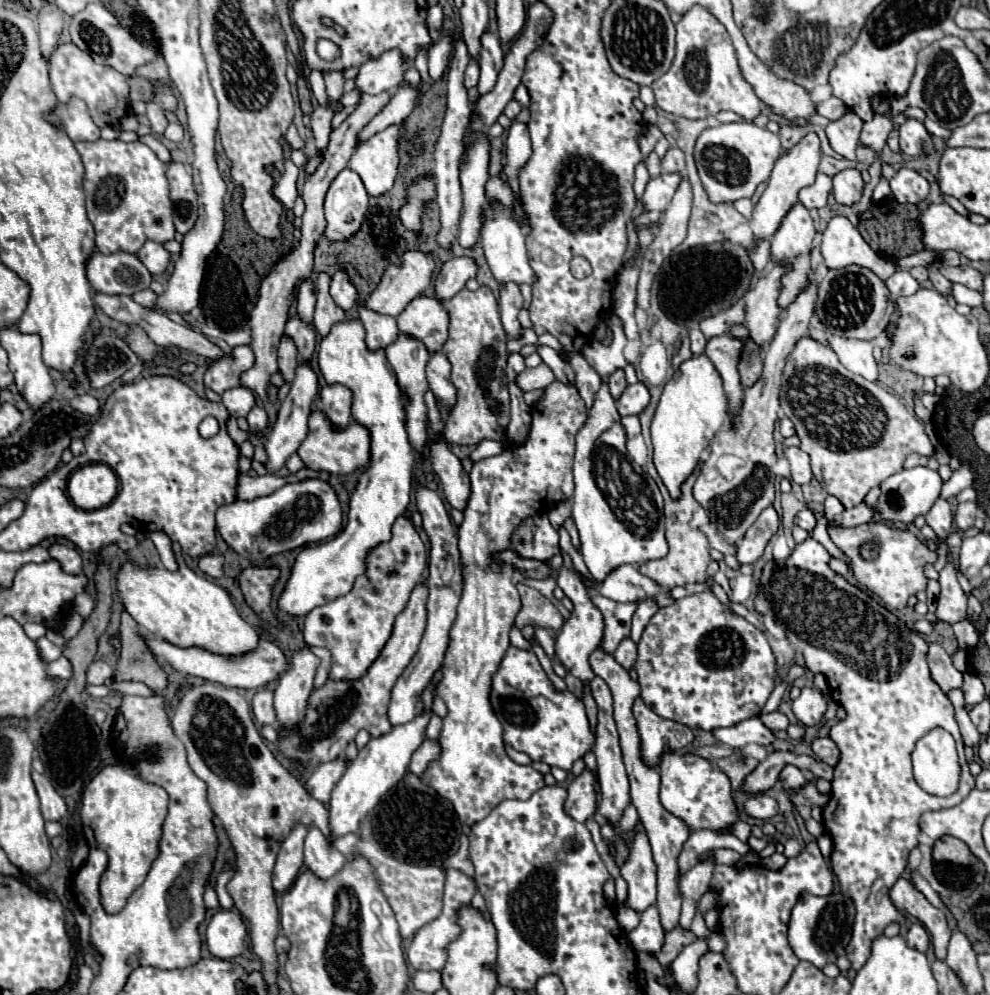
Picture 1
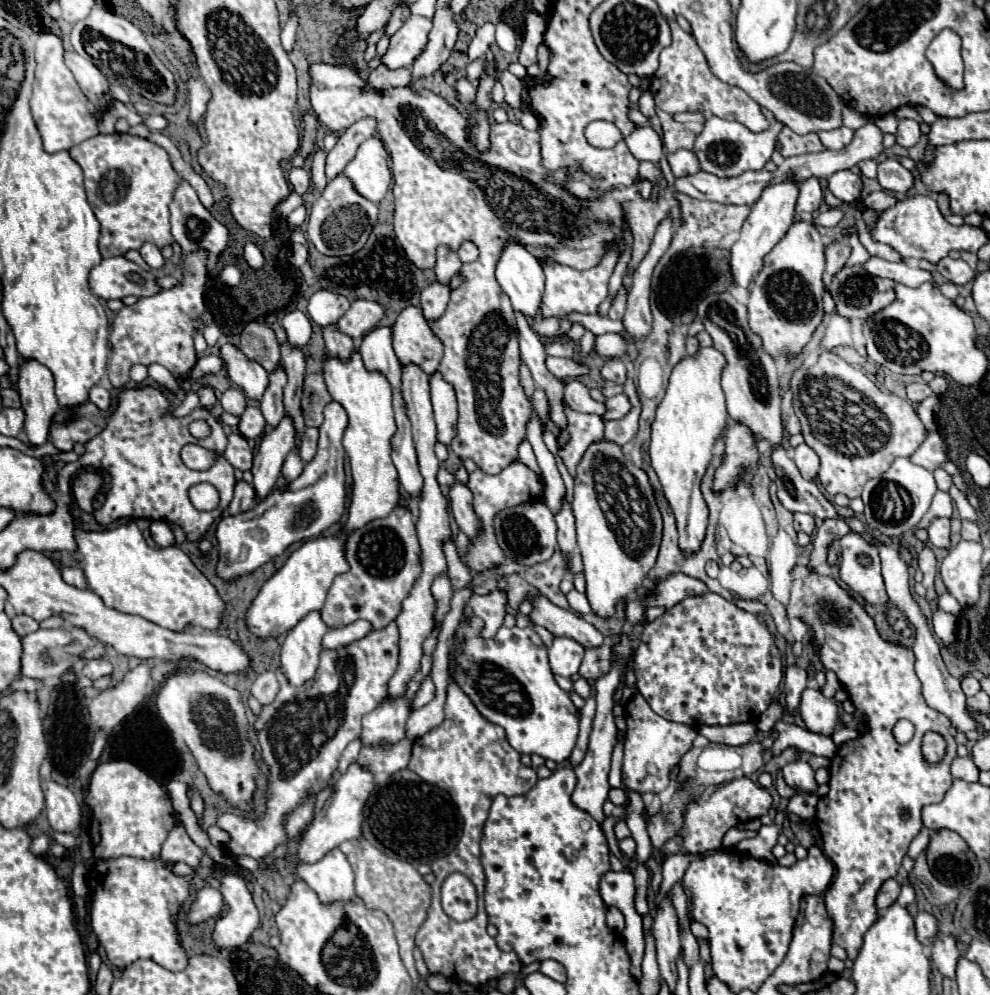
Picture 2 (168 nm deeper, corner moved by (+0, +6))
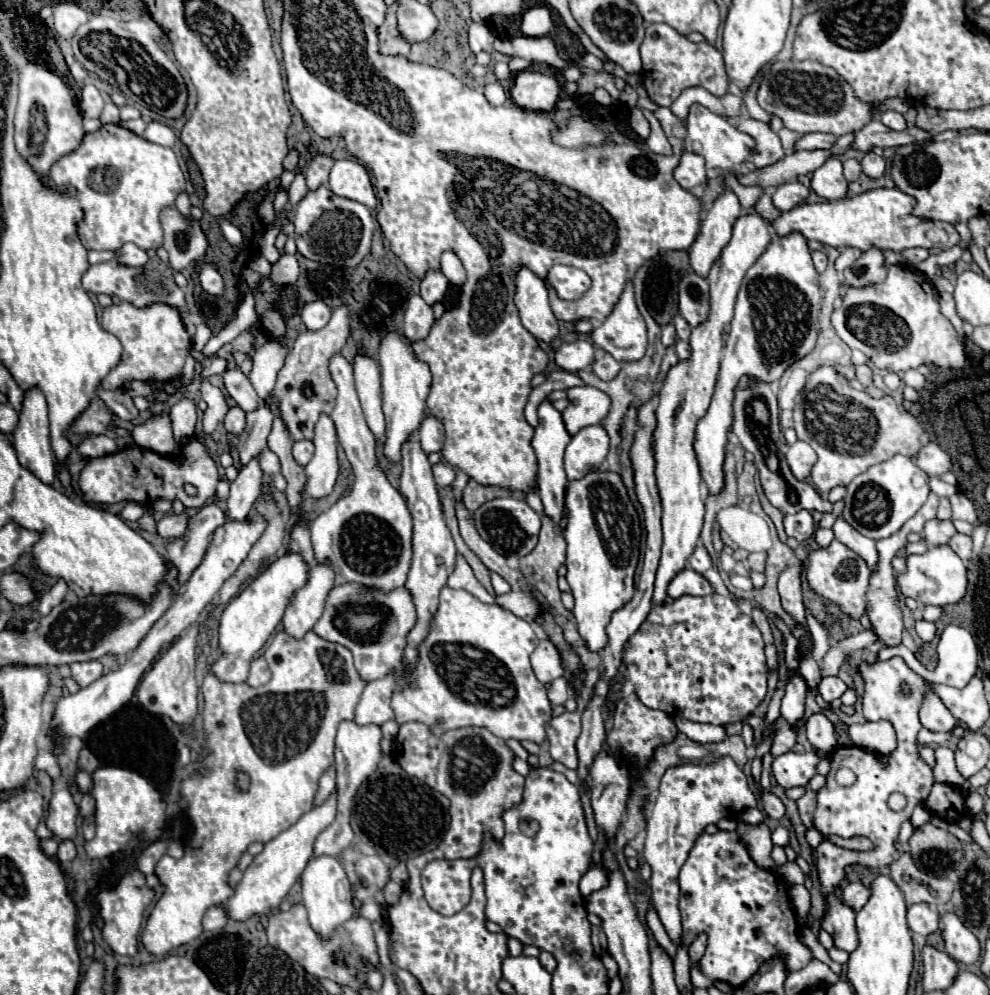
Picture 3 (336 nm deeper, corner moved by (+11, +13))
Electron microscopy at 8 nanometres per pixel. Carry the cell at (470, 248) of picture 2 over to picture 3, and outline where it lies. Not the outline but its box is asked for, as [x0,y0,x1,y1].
[440,251,466,285]

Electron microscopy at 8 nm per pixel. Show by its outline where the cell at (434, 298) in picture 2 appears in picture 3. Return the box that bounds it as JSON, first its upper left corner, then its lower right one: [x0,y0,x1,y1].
[404,295,434,341]

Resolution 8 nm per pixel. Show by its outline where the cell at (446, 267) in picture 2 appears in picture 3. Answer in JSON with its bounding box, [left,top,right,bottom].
[420,269,448,305]

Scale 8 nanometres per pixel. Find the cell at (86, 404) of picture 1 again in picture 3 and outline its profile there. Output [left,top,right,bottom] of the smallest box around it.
[96,389,138,421]

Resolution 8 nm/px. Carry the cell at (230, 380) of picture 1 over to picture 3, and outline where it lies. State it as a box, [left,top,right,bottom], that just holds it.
[170,399,196,443]

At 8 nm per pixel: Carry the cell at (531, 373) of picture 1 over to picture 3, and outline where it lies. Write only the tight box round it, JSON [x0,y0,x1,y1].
[554,339,594,373]

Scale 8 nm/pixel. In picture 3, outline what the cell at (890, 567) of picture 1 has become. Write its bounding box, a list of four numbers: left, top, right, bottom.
[806,539,870,617]

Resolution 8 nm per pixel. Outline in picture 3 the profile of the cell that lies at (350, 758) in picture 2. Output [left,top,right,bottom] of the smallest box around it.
[314,767,336,805]

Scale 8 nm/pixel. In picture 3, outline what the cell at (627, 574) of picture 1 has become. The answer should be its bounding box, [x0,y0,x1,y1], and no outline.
[668,569,714,599]

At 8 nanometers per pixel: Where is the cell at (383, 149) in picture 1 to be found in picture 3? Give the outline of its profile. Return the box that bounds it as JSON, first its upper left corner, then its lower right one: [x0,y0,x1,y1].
[330,157,378,209]

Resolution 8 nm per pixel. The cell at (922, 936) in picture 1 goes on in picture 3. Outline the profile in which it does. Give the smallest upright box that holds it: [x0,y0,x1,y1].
[908,903,940,937]

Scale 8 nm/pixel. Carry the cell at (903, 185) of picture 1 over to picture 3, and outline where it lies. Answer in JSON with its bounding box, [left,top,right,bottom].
[862,153,886,179]

